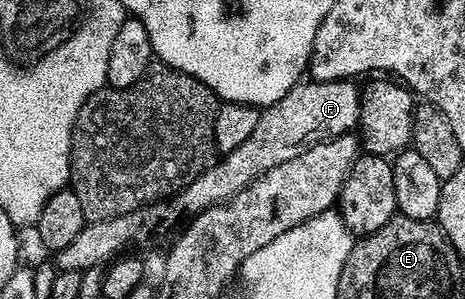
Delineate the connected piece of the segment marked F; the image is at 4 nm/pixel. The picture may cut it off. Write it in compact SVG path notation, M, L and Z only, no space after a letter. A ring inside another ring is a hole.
M303 81L294 87L284 100L274 106L262 110L262 119L257 126L252 140L236 152L225 155L215 161L210 169L186 190L157 206L145 206L143 210L132 212L128 216L120 216L116 220L91 222L68 244L68 248L57 251L59 271L71 270L82 274L87 270L97 270L113 263L119 256L125 255L129 246L139 242L146 246L153 238L162 238L177 222L185 223L193 220L213 206L225 206L227 202L244 192L251 184L257 182L272 168L280 168L280 164L288 164L288 160L296 160L304 151L311 150L319 142L331 142L333 138L343 138L345 134L357 131L362 120L364 94L357 90L353 81L315 82ZM106 262L106 263L105 263Z

